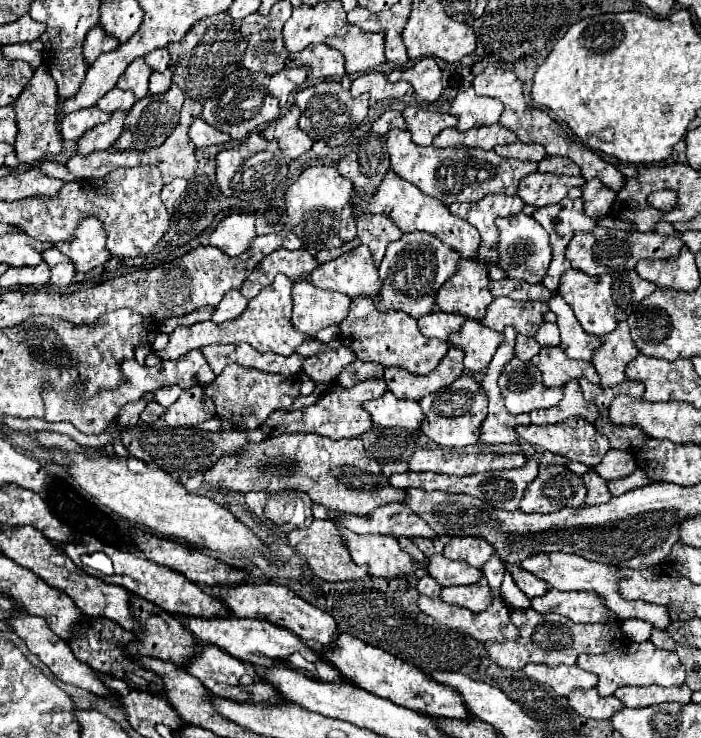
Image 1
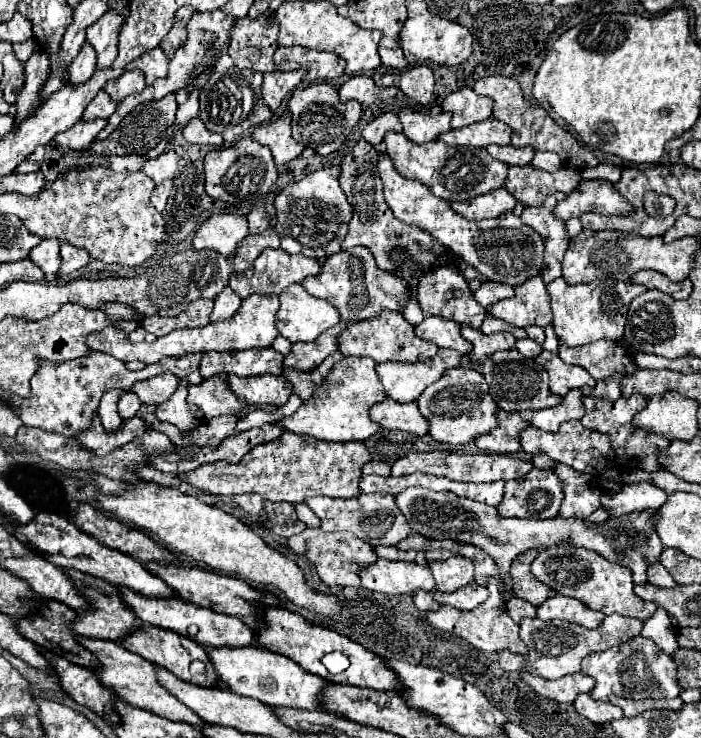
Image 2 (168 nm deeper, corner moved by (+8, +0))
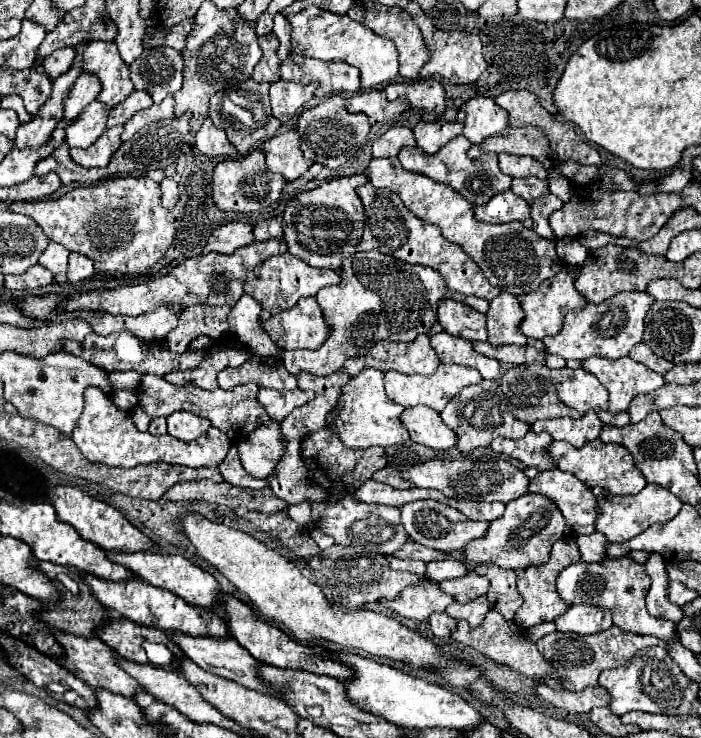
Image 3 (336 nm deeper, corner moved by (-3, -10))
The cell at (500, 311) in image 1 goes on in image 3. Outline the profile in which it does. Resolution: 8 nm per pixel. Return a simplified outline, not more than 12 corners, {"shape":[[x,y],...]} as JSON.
{"shape":[[564,266],[524,296],[522,334],[560,332],[568,312],[586,306],[574,288],[580,270]]}

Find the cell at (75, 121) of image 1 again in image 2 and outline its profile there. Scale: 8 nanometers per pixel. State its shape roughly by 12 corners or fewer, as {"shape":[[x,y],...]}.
{"shape":[[107,120],[77,122],[67,132],[55,136],[55,142],[85,150]]}

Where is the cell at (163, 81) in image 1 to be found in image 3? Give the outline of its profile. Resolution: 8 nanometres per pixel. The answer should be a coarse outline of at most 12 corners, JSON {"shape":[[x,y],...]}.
{"shape":[[204,2],[174,114],[208,114],[262,56],[254,24]]}

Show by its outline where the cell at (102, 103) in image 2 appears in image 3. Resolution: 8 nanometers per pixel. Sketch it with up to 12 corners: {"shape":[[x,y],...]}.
{"shape":[[94,100],[66,128],[66,144],[86,148],[106,130],[108,106]]}

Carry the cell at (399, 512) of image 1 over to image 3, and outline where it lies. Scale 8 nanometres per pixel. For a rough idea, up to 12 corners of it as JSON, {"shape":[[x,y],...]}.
{"shape":[[312,502],[312,522],[342,546],[392,556],[408,542],[400,508]]}

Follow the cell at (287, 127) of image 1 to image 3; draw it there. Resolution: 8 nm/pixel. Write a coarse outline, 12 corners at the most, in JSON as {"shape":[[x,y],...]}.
{"shape":[[296,130],[266,140],[266,166],[296,180],[312,166]]}

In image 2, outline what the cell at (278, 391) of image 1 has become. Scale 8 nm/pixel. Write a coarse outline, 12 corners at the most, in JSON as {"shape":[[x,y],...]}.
{"shape":[[283,376],[239,378],[229,386],[249,404],[283,406],[293,384]]}

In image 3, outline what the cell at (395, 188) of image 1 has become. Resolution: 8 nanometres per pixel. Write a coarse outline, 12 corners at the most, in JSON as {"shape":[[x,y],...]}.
{"shape":[[398,158],[372,160],[422,222],[440,228],[518,298],[562,270],[554,242],[522,222],[474,220],[474,206]]}

